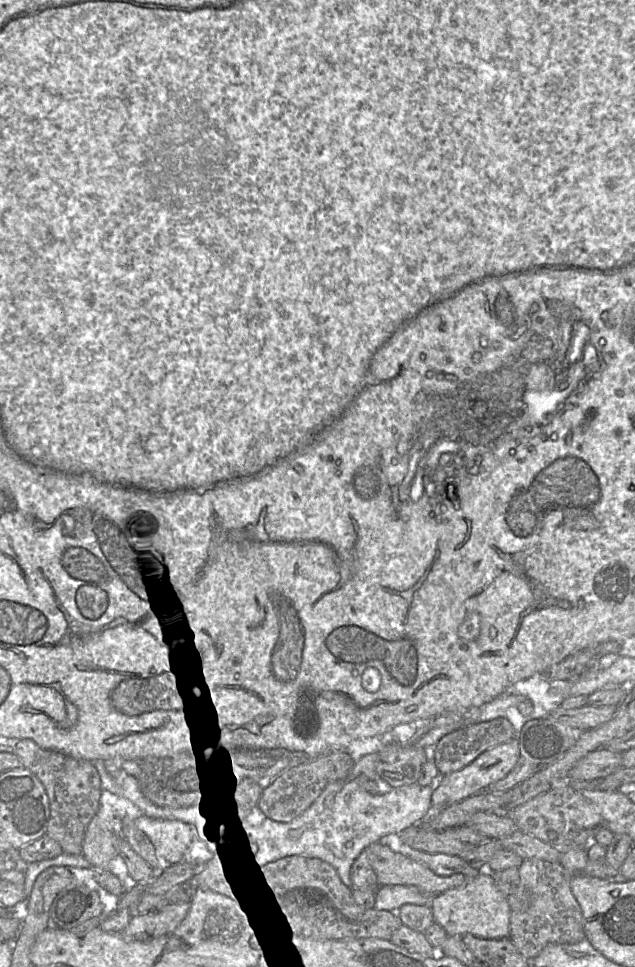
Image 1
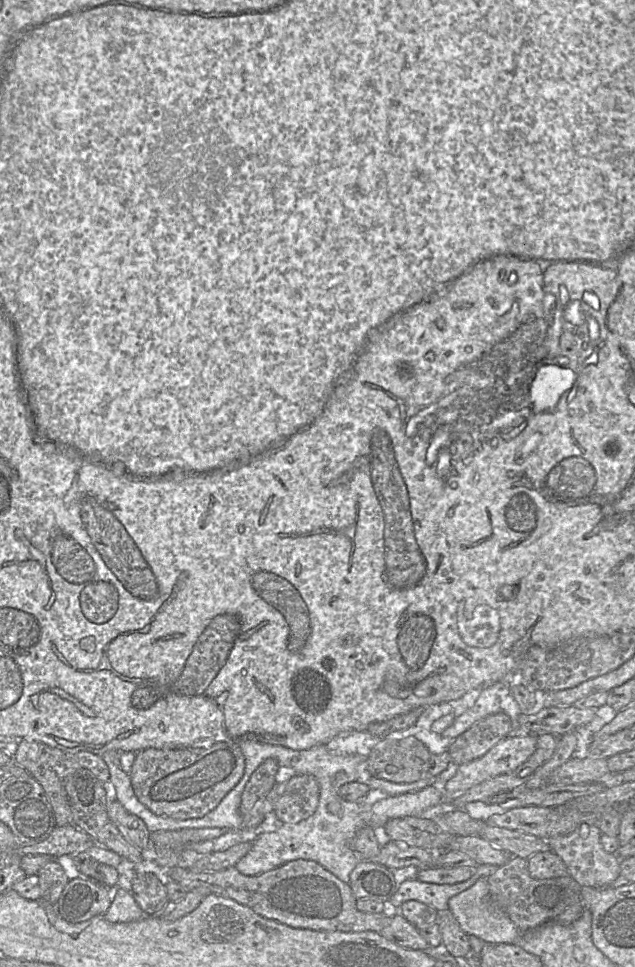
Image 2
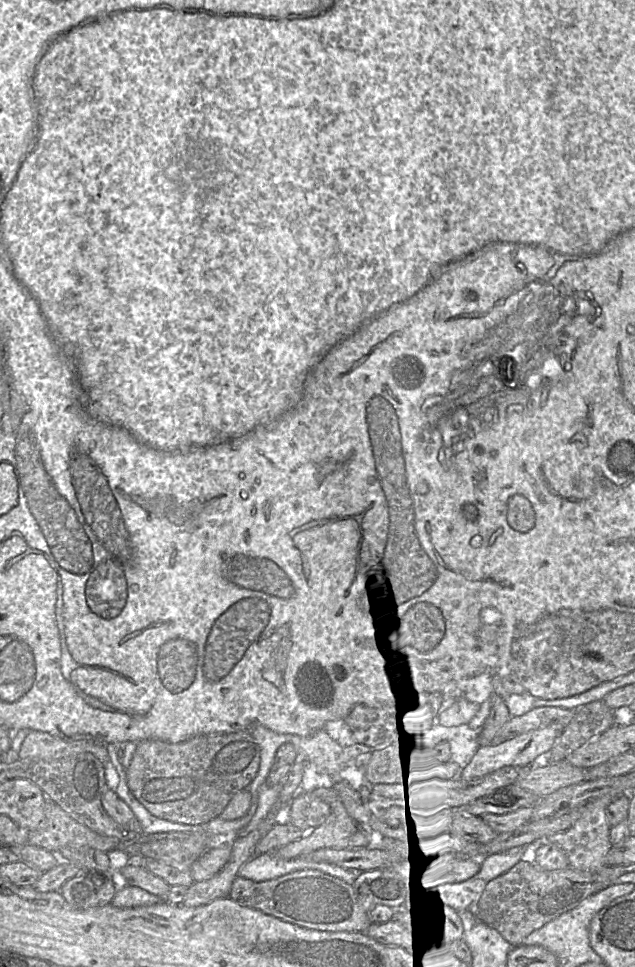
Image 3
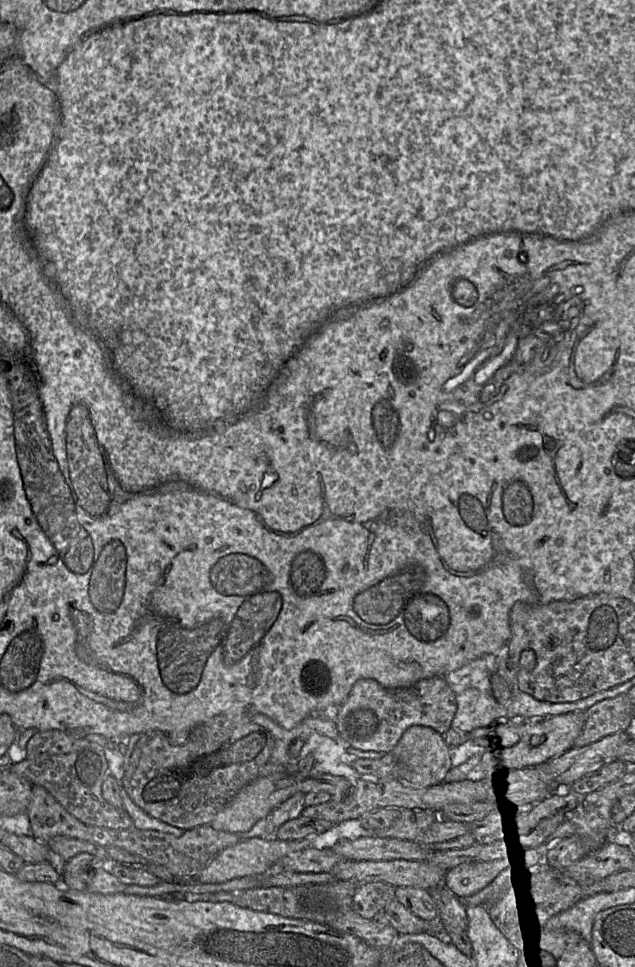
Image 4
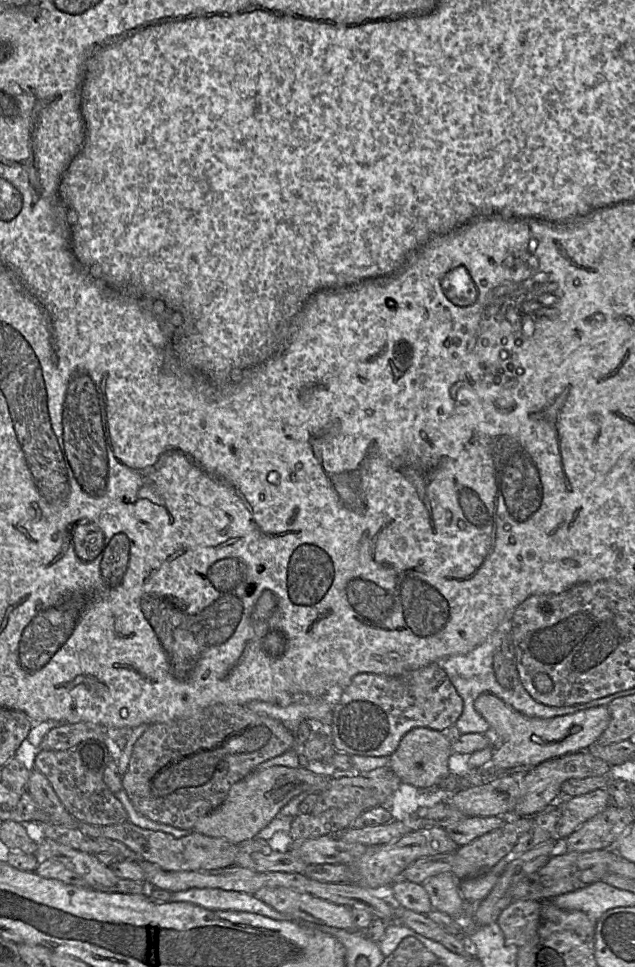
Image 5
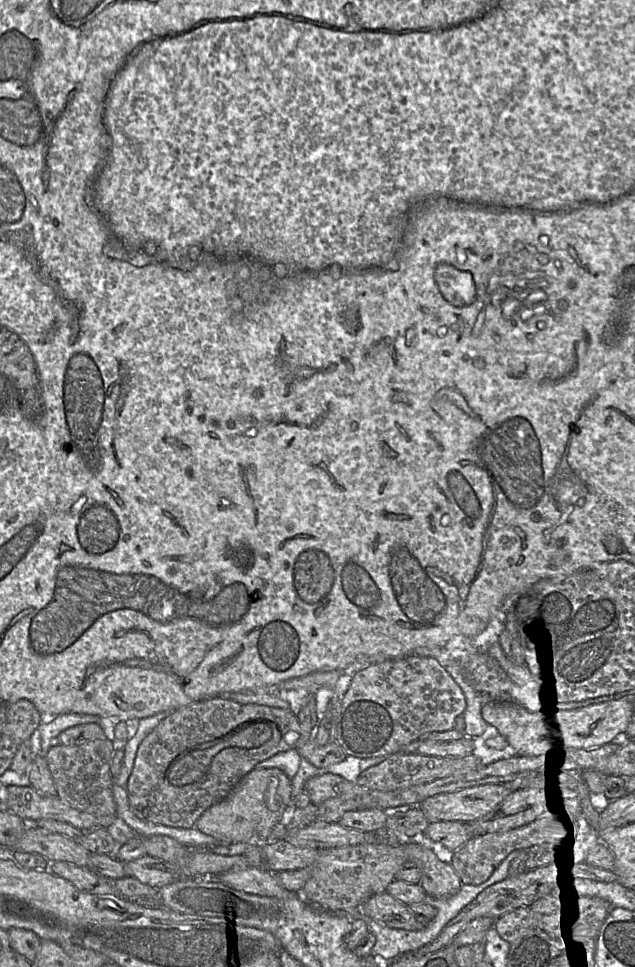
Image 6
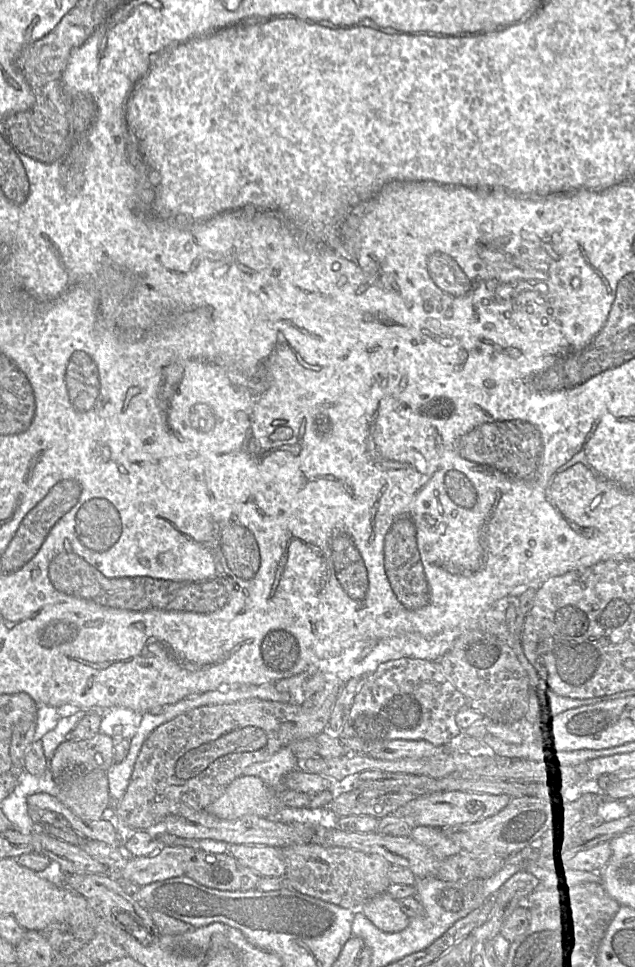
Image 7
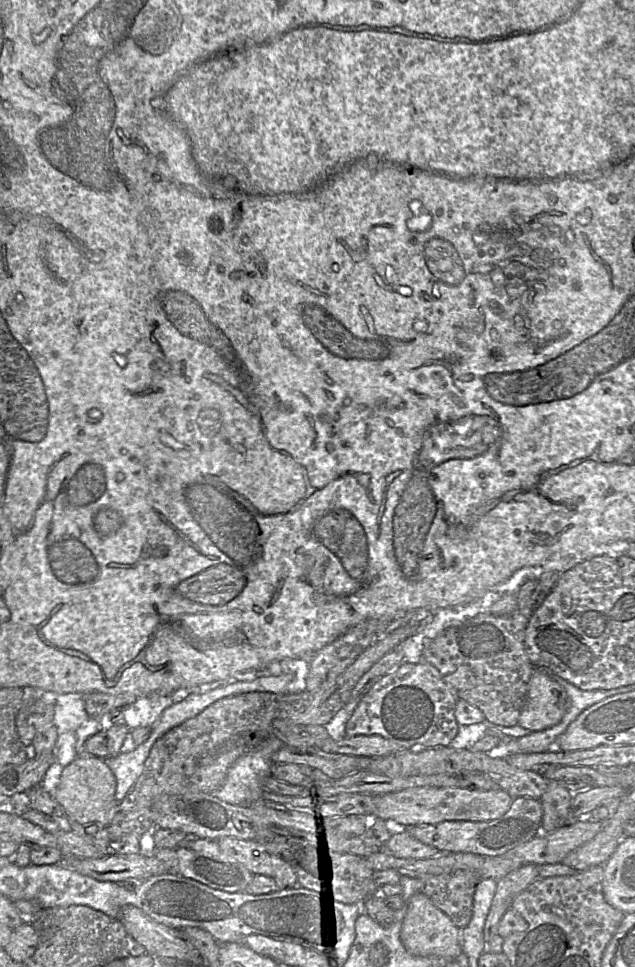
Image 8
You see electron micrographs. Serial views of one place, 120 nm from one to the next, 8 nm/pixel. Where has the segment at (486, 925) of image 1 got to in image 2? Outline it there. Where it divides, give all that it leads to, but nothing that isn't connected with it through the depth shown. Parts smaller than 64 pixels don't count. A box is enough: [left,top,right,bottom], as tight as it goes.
[448,878,520,943]

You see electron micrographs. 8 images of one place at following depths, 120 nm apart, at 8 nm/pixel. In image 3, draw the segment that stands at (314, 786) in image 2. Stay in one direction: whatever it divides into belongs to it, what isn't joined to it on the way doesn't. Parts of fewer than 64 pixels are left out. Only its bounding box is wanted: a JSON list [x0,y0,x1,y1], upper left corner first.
[290,792,330,830]

